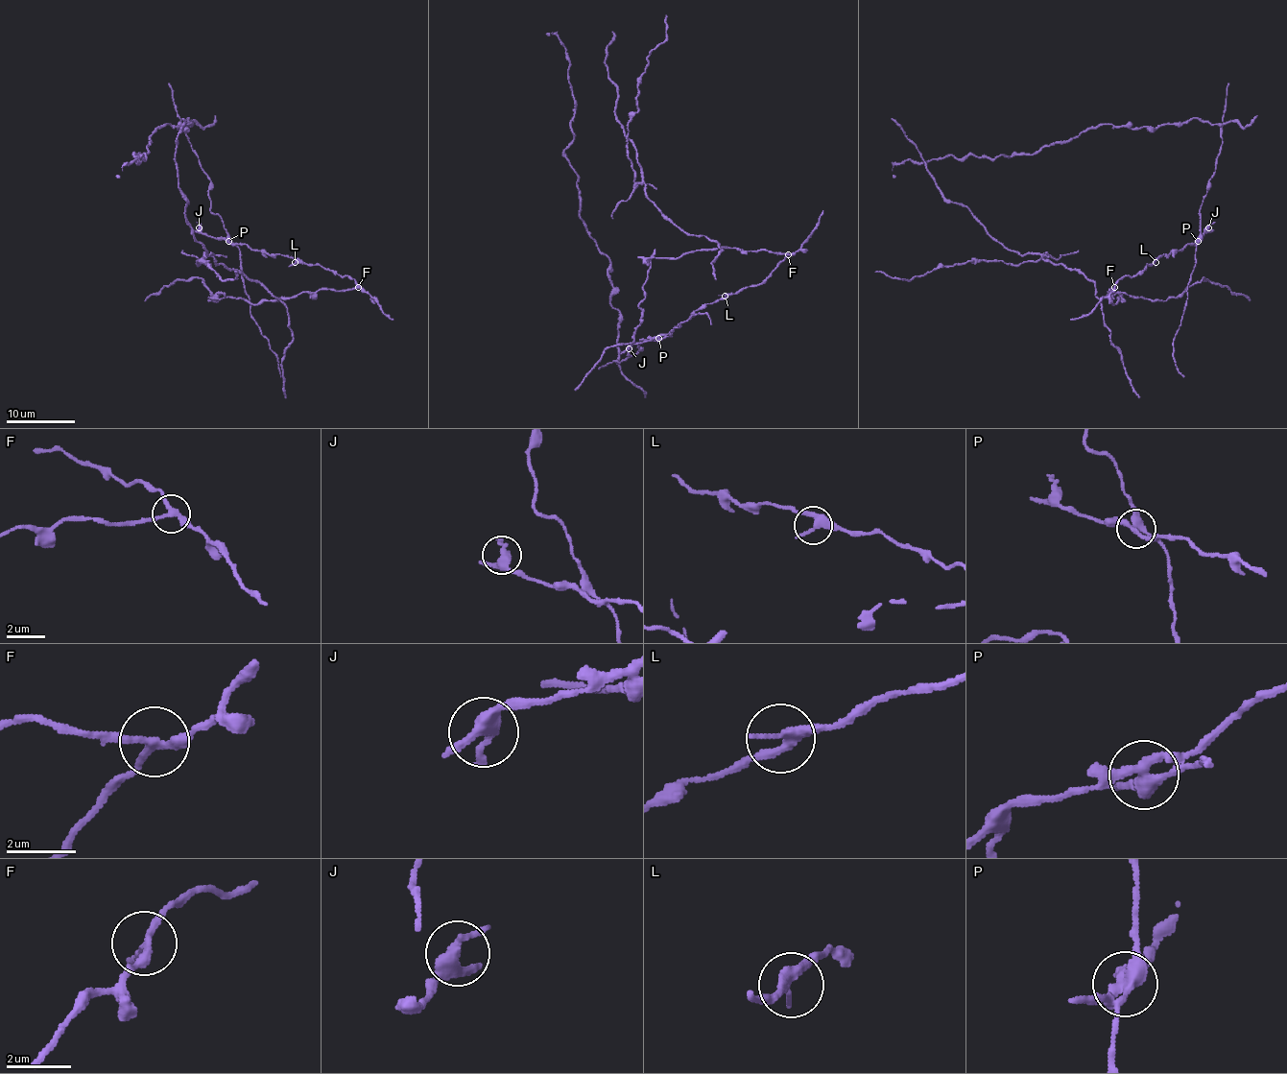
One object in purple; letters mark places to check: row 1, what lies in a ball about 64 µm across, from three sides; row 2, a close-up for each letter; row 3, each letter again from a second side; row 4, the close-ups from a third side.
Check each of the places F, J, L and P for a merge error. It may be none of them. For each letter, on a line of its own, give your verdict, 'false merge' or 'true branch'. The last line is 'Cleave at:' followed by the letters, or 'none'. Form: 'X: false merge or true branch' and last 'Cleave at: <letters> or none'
F: false merge
J: true branch
L: true branch
P: false merge
Cleave at: F, P

